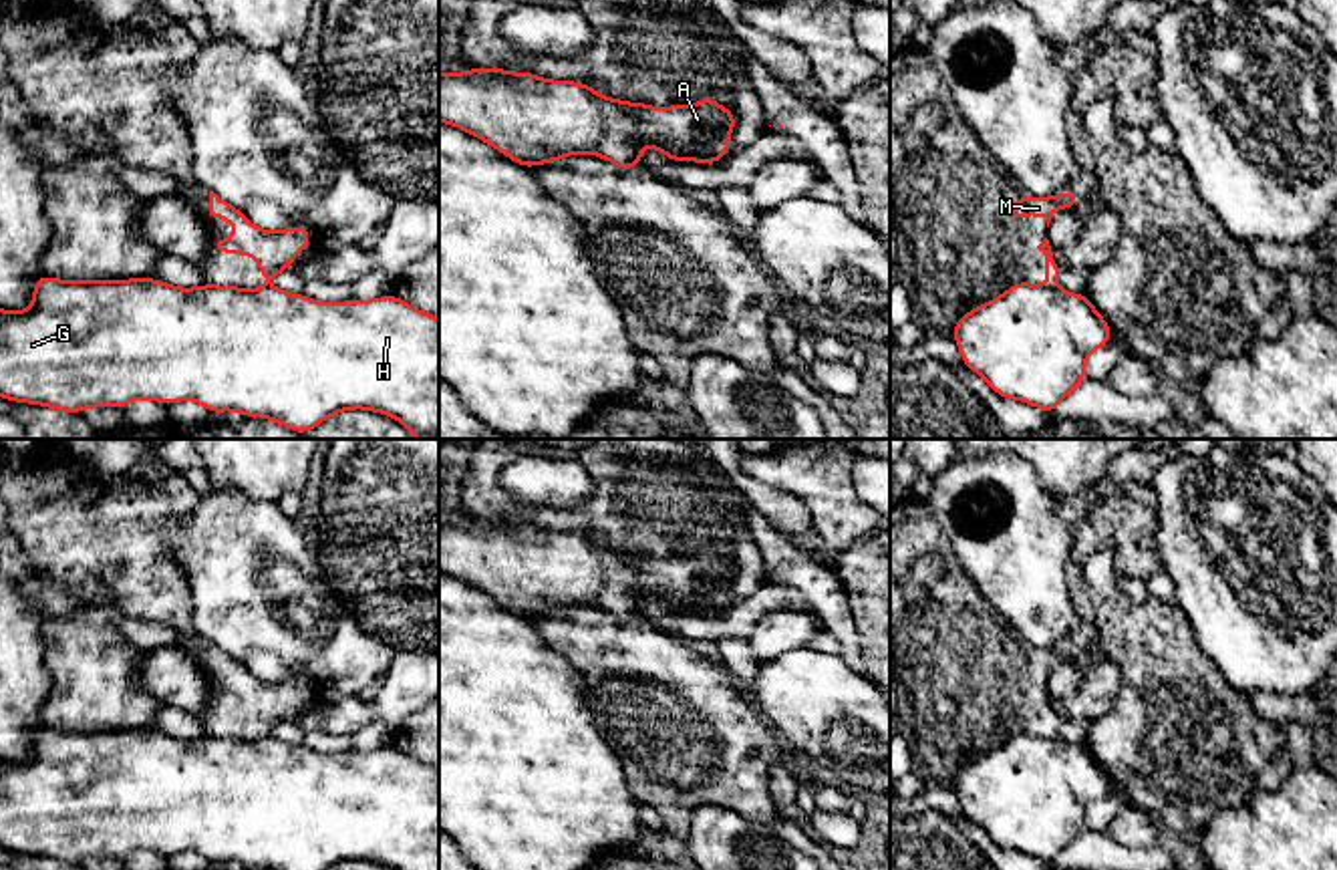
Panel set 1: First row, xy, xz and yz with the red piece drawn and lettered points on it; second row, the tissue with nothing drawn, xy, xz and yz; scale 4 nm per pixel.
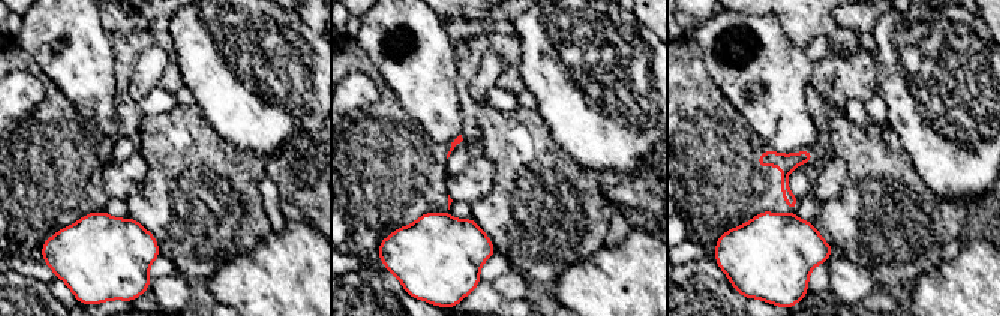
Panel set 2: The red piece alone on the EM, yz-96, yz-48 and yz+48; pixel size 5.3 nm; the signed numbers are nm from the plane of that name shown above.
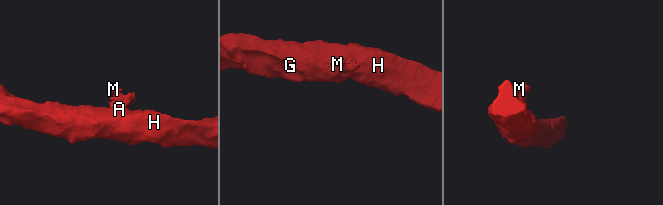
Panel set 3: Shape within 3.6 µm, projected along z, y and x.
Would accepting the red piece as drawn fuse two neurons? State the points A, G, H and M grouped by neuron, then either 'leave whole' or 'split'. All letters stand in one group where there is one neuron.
A G H / M; split

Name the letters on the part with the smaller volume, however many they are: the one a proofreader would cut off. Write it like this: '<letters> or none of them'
M

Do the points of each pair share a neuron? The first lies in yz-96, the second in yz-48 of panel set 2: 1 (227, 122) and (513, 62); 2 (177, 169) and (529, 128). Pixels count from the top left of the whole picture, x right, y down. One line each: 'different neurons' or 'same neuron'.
1: different neurons
2: same neuron

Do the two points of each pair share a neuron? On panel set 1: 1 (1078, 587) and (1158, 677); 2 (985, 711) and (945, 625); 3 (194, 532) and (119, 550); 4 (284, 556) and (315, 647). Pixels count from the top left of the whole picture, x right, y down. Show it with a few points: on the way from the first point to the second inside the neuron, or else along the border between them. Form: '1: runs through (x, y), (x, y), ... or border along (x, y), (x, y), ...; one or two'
1: border along (1090, 603), (1100, 649); two
2: runs through (965, 689), (945, 655), (945, 647); one
3: border along (194, 506), (158, 528), (160, 542), (188, 581); two
4: runs through (284, 578), (288, 617), (296, 625); one

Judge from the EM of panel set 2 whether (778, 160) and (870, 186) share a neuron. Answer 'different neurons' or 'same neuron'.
different neurons

